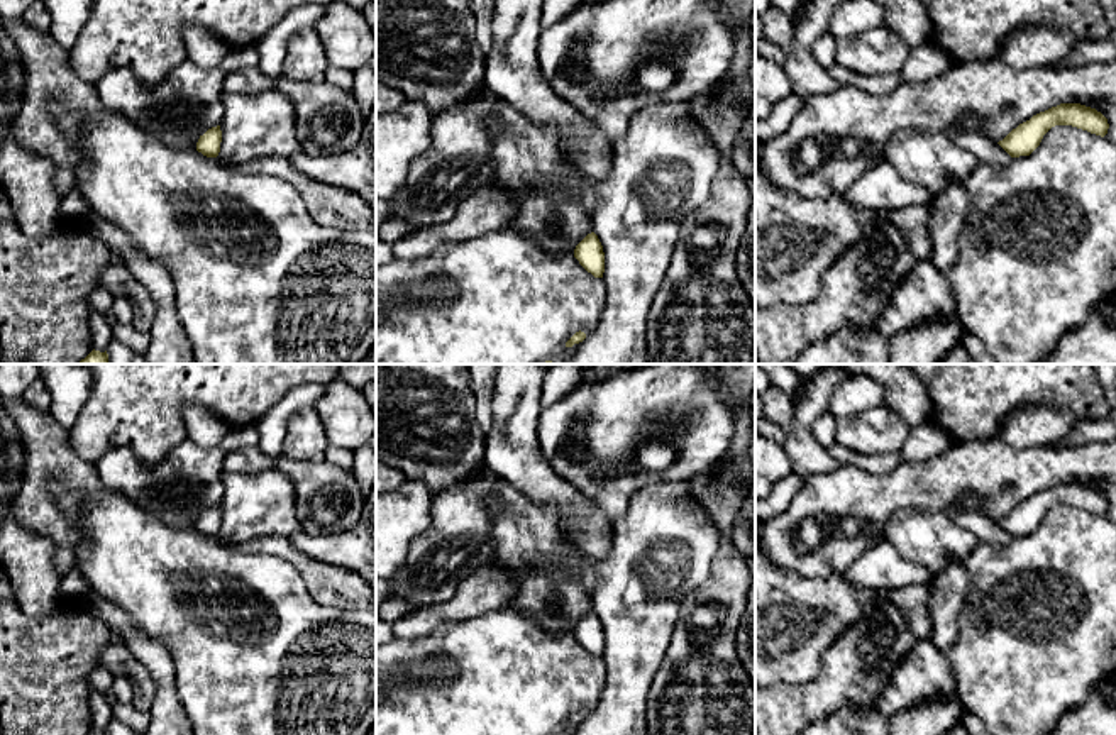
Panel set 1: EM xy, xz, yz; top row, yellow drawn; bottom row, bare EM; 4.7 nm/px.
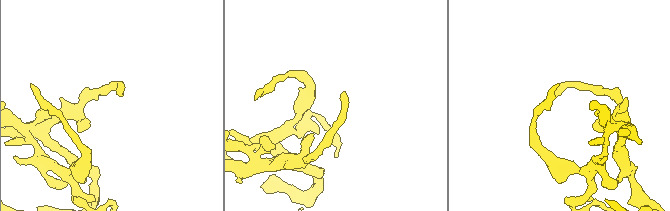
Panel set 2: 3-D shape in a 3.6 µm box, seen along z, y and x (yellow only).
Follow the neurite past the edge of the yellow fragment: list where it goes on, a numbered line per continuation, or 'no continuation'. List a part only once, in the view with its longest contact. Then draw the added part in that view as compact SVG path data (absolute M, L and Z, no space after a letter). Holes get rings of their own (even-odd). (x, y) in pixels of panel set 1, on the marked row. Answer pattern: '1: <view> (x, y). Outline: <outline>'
no continuation

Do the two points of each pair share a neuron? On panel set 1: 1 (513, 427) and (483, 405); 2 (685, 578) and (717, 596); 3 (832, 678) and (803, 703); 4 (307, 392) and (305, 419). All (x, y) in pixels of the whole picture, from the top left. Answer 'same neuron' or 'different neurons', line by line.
1: different neurons
2: different neurons
3: same neuron
4: different neurons

